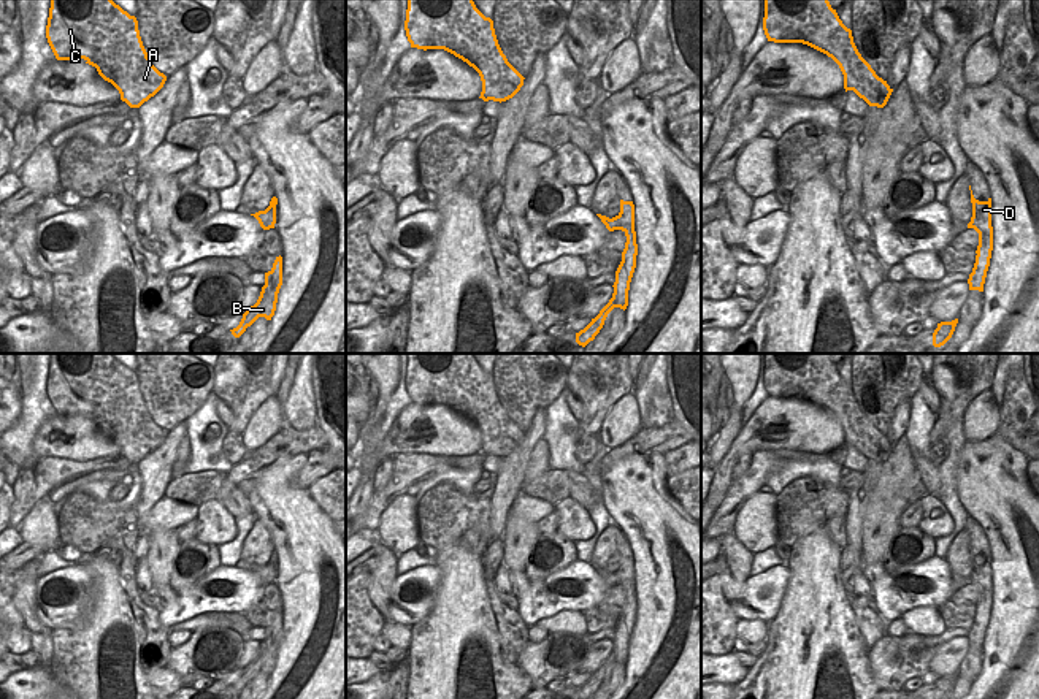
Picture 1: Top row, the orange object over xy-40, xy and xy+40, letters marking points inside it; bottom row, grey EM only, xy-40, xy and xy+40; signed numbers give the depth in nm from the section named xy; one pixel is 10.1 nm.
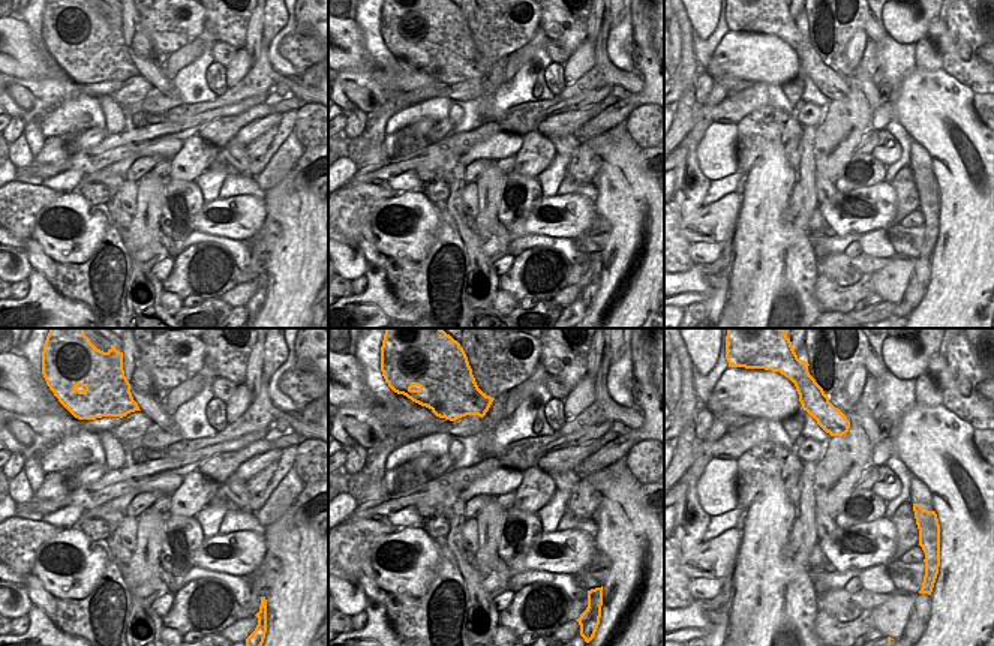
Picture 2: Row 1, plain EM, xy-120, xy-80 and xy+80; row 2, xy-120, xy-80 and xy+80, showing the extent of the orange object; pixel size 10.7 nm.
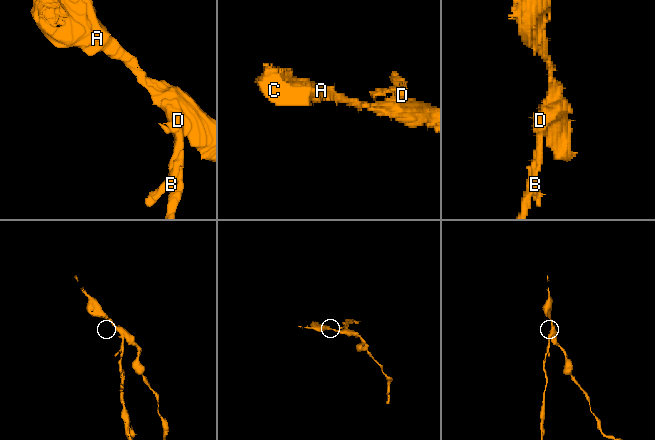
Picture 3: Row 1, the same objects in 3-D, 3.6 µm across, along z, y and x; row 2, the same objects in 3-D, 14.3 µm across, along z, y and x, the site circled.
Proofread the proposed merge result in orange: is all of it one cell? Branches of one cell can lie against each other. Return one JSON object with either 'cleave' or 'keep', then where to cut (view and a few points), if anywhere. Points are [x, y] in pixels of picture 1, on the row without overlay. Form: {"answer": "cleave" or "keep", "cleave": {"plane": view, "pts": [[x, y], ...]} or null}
{"answer": "cleave", "cleave": {"plane": "xy", "pts": [[613, 572], [633, 588], [635, 596]]}}

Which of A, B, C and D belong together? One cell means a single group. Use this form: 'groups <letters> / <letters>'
groups A C D / B

